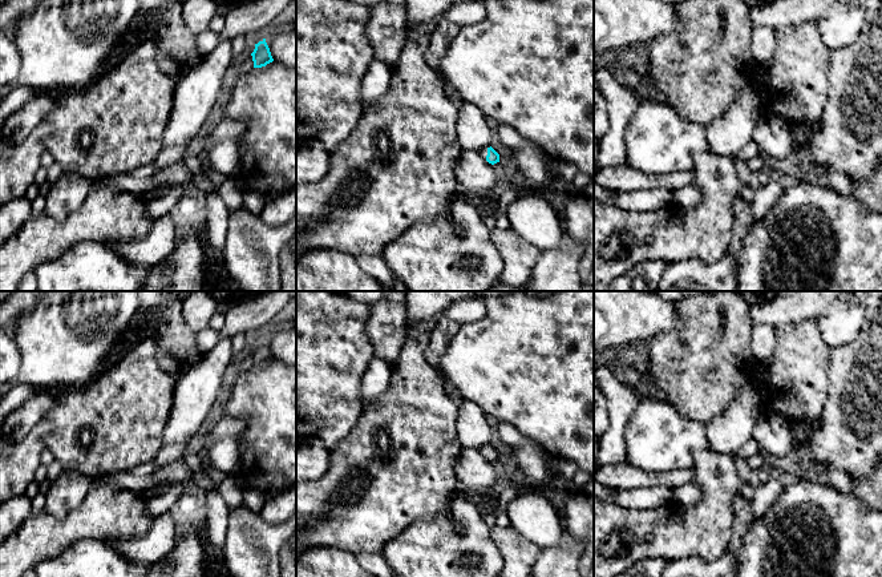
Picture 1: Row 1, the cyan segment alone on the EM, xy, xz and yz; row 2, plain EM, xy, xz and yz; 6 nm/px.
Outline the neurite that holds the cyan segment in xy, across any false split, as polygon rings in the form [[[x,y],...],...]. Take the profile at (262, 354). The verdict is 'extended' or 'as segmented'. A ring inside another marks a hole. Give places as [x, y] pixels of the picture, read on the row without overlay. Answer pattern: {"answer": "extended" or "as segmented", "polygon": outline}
{"answer": "as segmented", "polygon": [[[266,336],[255,342],[255,347],[251,354],[254,359],[254,366],[262,366],[274,359]]]}

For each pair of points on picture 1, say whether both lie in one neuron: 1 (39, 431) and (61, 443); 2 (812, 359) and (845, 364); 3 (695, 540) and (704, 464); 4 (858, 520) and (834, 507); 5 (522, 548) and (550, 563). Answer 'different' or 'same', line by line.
1: different
2: different
3: same
4: same
5: different

